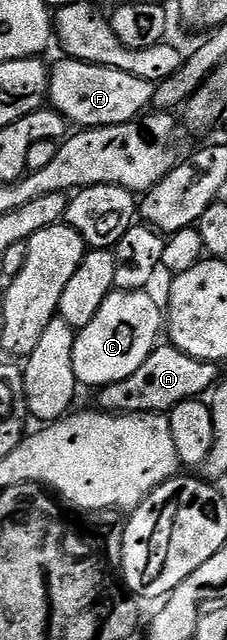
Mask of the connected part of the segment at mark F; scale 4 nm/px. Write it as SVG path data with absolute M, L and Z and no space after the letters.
M62 58L58 65L50 68L49 107L53 108L71 125L79 129L107 128L113 124L127 124L129 120L137 120L143 115L154 100L155 83L144 78L136 78L132 74L124 74L124 70L116 70L99 64L89 64L83 60Z

